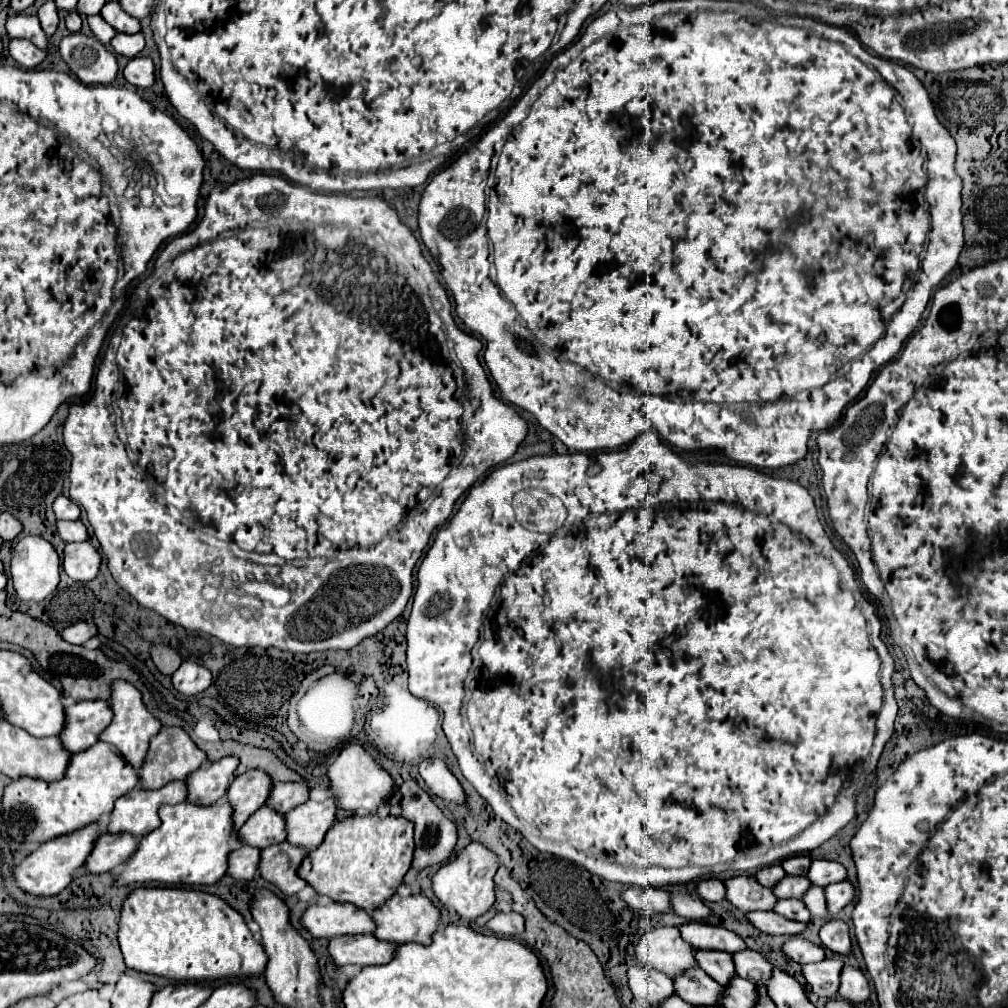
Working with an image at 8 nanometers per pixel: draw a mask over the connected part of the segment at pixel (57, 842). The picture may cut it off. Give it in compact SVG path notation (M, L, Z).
M94 822L94 826L86 826L86 830L76 830L74 834L64 834L62 838L52 838L50 842L40 844L38 850L34 850L14 868L14 878L18 888L36 896L60 894L72 882L74 874L82 868L82 862L86 862L86 854L94 850L94 838L98 838L98 834L102 832L100 826Z

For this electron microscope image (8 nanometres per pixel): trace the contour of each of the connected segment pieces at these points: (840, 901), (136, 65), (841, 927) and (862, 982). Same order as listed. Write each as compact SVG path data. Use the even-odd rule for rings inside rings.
M848 880L826 886L826 900L830 916L836 916L844 906L848 906L854 900L854 886Z
M136 56L130 60L124 68L124 78L138 88L150 88L156 82L156 66L152 58Z
M828 920L820 928L820 940L828 950L832 950L836 954L842 954L842 956L850 954L850 948L852 948L850 928L842 920Z
M844 966L838 992L844 1000L860 1004L860 1002L866 1002L870 998L870 984L860 970L856 970L852 966Z

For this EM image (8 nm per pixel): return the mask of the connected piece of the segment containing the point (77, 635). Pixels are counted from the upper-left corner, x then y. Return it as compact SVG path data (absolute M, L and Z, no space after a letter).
M76 622L70 624L66 630L62 630L62 638L70 644L86 644L92 636L98 634L98 626L90 622Z

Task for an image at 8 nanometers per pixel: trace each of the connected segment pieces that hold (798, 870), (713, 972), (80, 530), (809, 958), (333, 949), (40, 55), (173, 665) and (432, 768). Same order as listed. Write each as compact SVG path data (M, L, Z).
M792 856L792 858L786 858L782 862L782 868L786 870L786 874L792 874L792 876L804 876L810 868L810 858L808 856Z
M698 950L696 960L698 960L698 966L722 986L728 986L730 980L736 976L734 958L728 952L714 952L714 950L704 952L704 950Z
M58 520L58 534L64 542L84 542L88 540L88 530L80 520L68 522L68 520Z
M792 936L788 942L784 942L784 954L792 958L798 964L808 964L808 962L822 962L826 958L824 948L816 946L808 940L802 940L800 936Z
M350 934L336 936L330 940L328 950L338 966L346 964L388 964L398 946L390 946L390 942L378 942L374 934Z
M10 40L10 56L22 66L22 68L36 68L46 58L46 52L36 48L28 40Z
M154 644L150 650L150 656L162 674L174 674L182 664L180 652L166 644Z
M428 758L420 762L420 776L424 778L430 792L444 802L464 802L464 790L448 766L438 758Z

